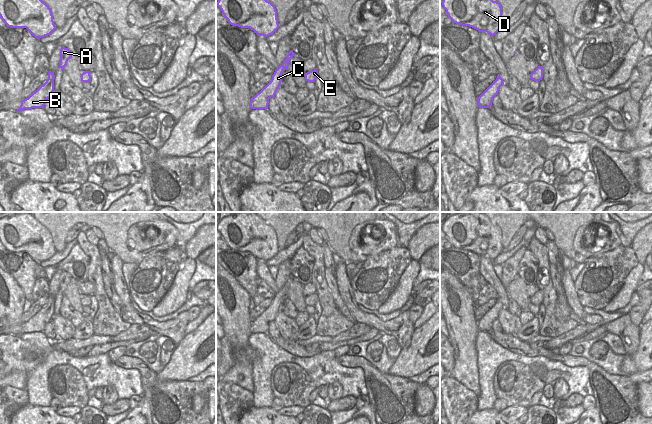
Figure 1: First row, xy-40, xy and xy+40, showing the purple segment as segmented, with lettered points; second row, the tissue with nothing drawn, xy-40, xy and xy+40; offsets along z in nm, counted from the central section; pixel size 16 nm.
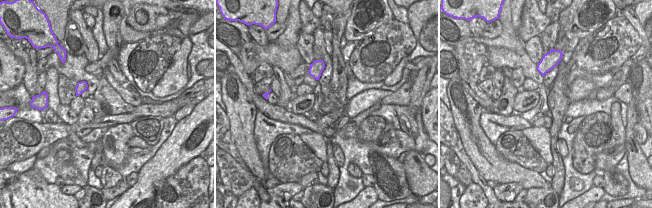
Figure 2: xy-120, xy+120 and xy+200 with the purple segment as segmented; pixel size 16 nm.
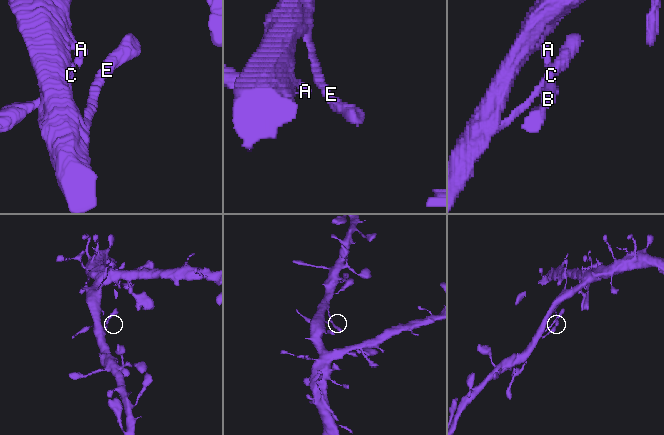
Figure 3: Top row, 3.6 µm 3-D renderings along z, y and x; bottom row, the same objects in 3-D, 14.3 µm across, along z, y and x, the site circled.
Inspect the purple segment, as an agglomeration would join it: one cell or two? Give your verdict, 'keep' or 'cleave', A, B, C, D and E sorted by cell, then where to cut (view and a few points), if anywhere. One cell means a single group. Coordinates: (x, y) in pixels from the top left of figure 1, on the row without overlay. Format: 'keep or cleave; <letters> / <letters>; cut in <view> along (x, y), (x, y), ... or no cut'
keep; A B C D E; no cut

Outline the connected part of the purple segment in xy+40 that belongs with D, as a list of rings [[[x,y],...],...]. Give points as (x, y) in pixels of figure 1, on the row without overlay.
[[[462,212],[449,217],[442,225],[453,247],[472,251],[491,260],[502,252],[502,231],[483,212]]]

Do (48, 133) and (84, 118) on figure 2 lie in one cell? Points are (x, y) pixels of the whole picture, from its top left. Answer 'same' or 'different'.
different

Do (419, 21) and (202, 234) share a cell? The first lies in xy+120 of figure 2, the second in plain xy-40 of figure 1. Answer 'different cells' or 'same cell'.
same cell

